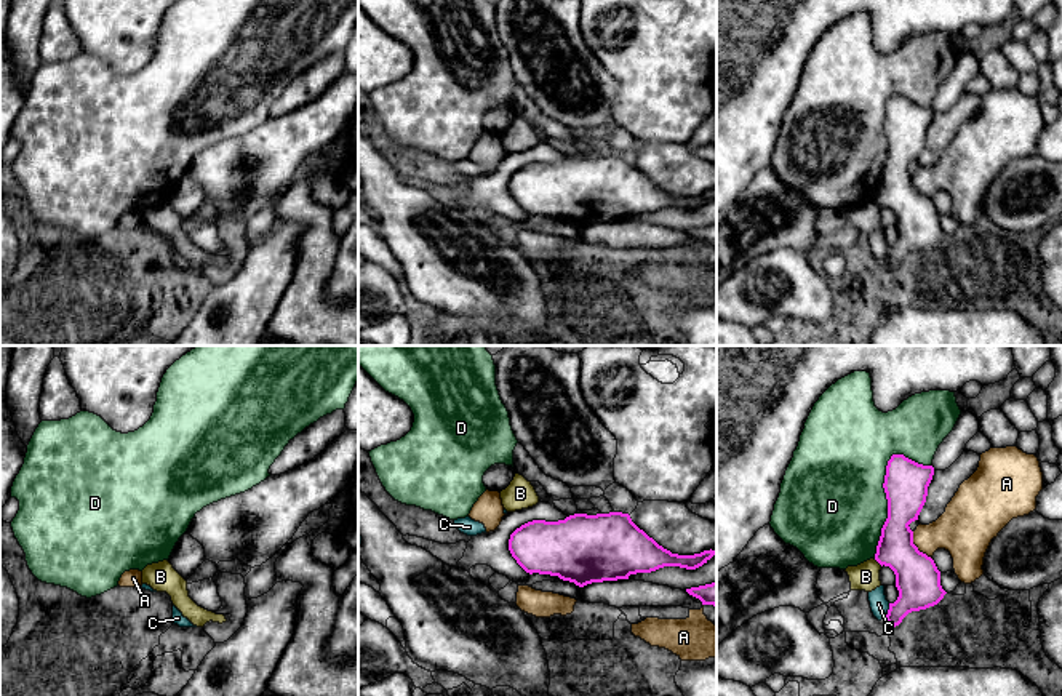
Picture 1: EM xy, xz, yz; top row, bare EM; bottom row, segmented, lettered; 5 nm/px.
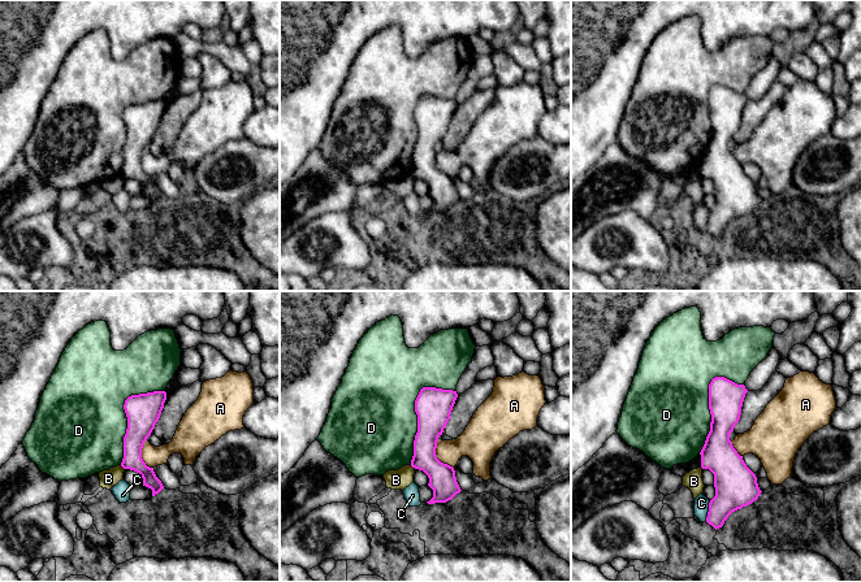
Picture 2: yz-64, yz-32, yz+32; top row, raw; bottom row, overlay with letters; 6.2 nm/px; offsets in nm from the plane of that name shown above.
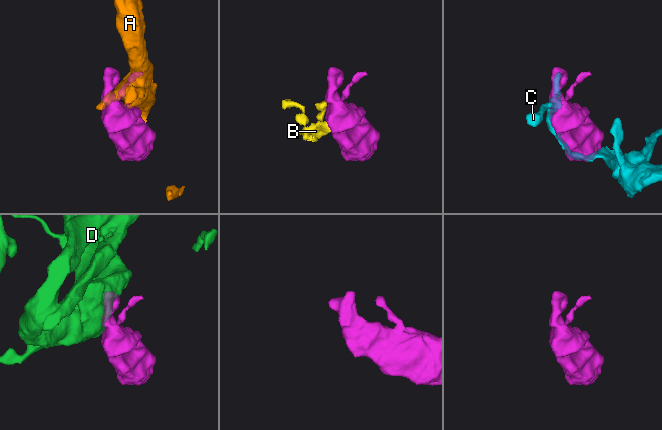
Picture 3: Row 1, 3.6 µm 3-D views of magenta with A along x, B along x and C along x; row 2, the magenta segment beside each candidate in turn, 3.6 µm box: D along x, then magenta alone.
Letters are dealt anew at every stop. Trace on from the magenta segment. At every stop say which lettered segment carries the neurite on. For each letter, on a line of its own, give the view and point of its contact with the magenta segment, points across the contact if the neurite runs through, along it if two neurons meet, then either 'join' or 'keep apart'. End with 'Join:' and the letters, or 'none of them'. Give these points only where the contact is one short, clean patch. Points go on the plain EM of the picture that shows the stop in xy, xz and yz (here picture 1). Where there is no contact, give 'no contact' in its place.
A: contact yz (917, 189); keep apart
B: contact yz (878, 204); border yz (874, 200), (882, 207); keep apart
C: contact yz (888, 253); keep apart
D: contact yz (883, 128); keep apart
Join: none of them

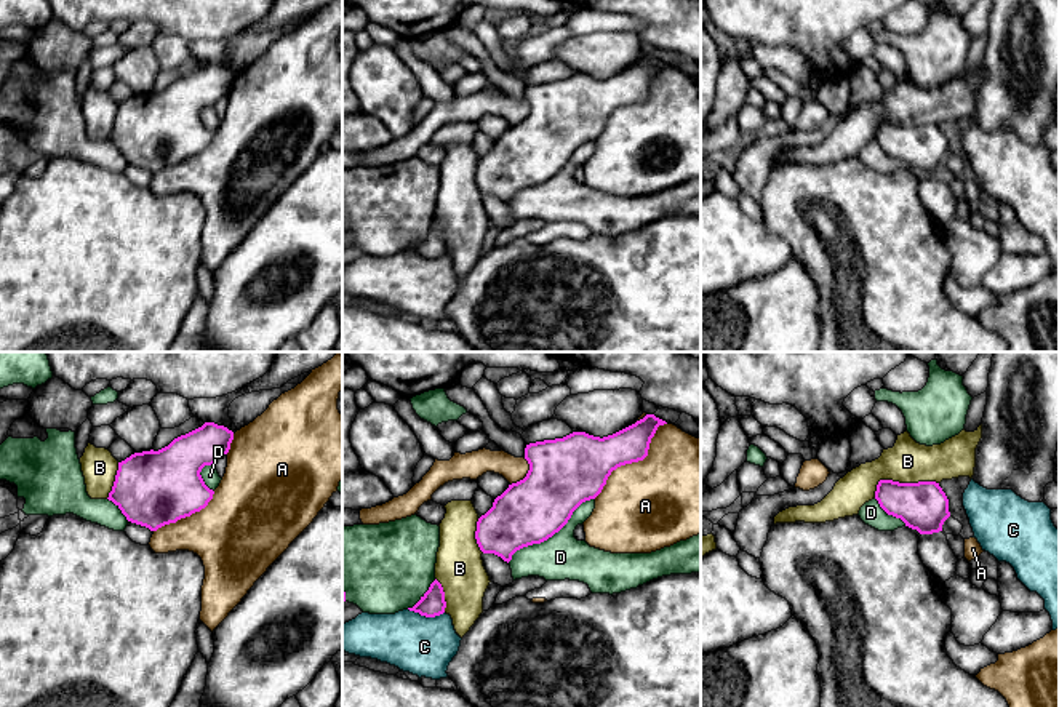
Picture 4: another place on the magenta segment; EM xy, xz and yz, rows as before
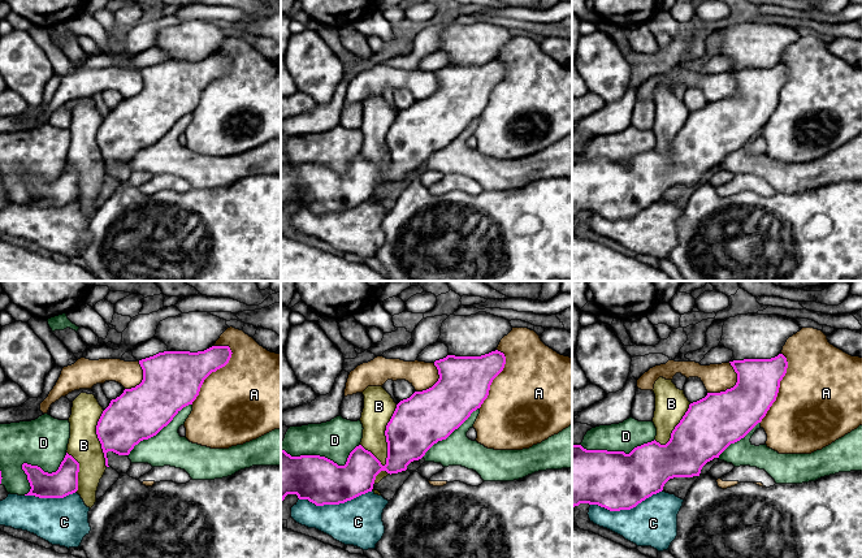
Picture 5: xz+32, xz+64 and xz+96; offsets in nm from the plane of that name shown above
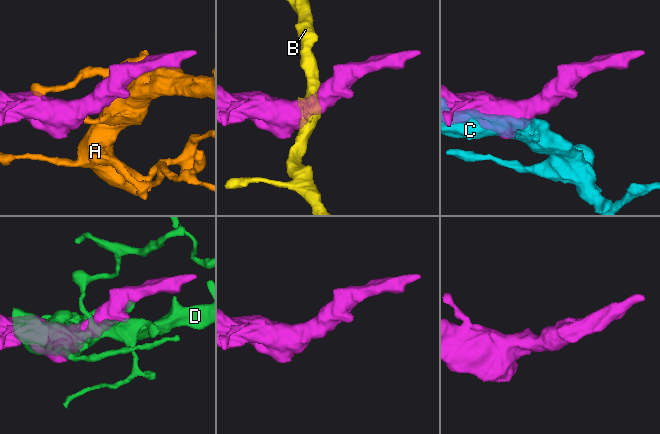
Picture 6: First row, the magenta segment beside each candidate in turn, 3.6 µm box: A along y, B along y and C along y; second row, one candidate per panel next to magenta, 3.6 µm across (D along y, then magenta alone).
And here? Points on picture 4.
A: contact xz (634, 103); keep apart
B: contact yz (898, 123); keep apart
C: contact xz (426, 258); keep apart
D: contact xz (551, 178); keep apart
Join: none of them

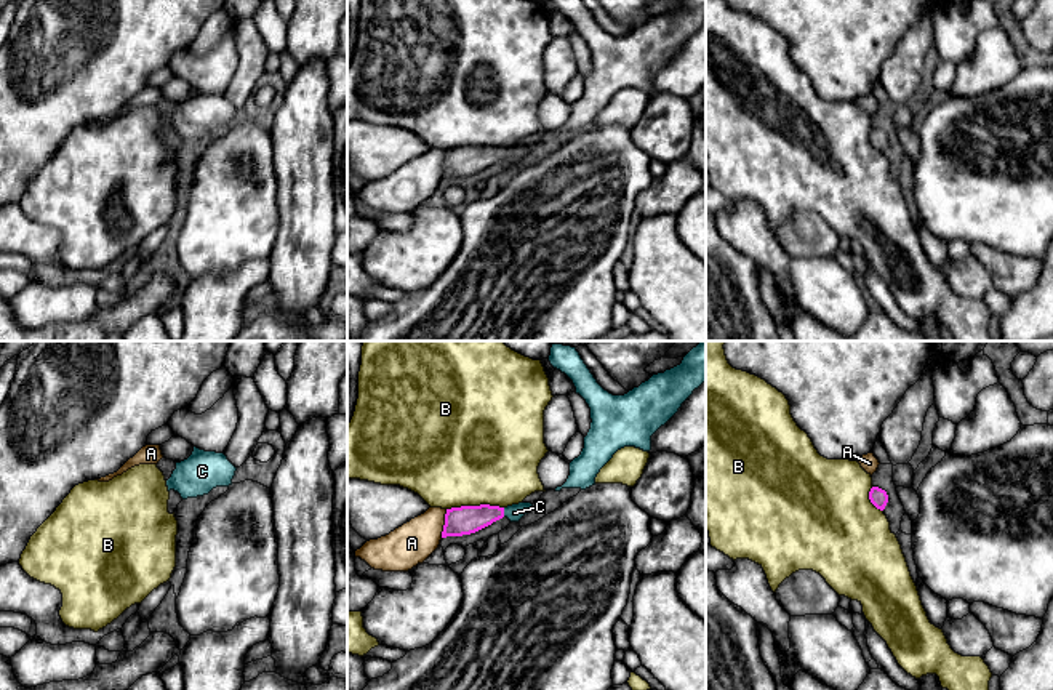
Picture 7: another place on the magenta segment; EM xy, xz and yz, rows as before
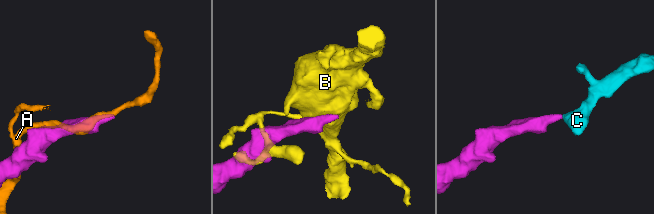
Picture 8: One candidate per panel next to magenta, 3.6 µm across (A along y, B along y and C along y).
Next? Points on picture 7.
A: contact xz (445, 165); keep apart
B: contact xz (474, 148); keep apart
C: contact xz (503, 154); way xz (461, 162), (503, 154), (514, 154); join
Join: C

